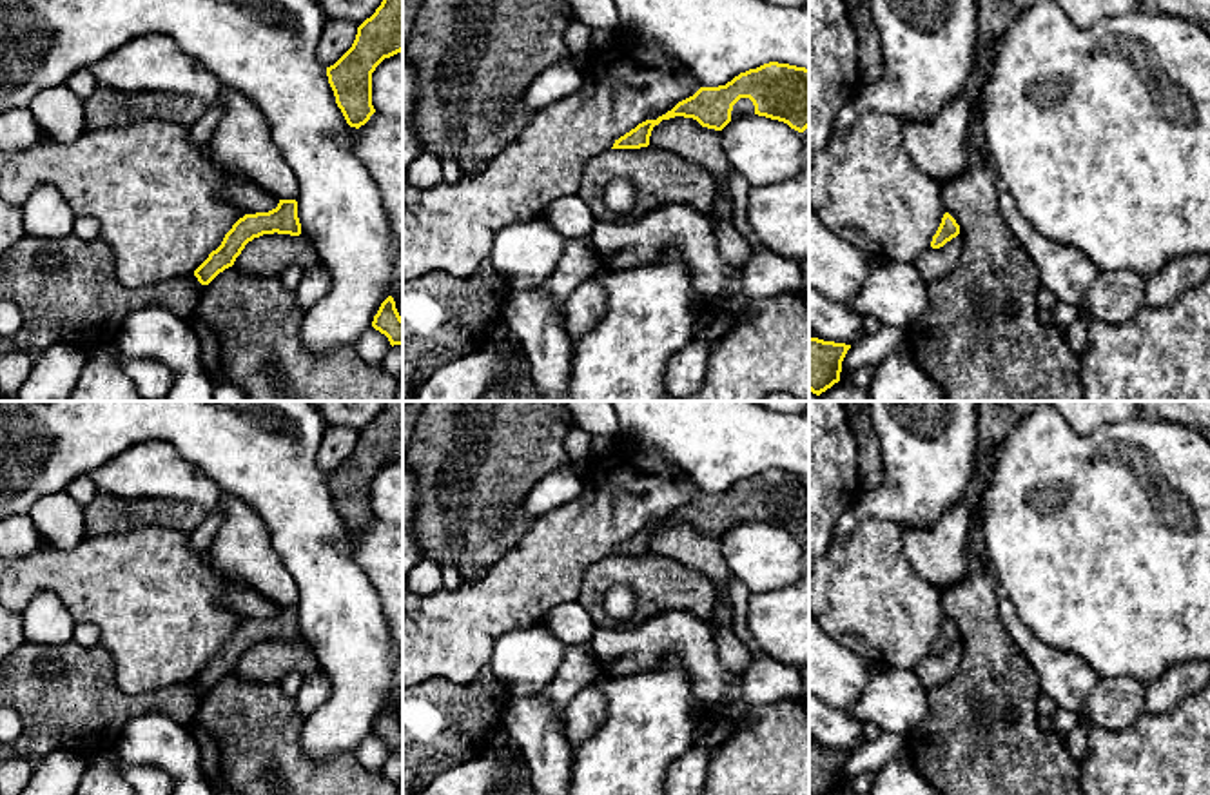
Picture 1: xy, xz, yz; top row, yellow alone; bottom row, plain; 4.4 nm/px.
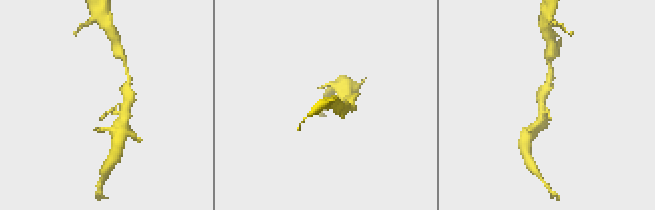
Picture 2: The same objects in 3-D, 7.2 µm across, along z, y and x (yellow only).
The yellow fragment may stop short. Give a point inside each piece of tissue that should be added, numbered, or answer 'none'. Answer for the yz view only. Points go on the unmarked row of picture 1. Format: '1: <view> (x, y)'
none

